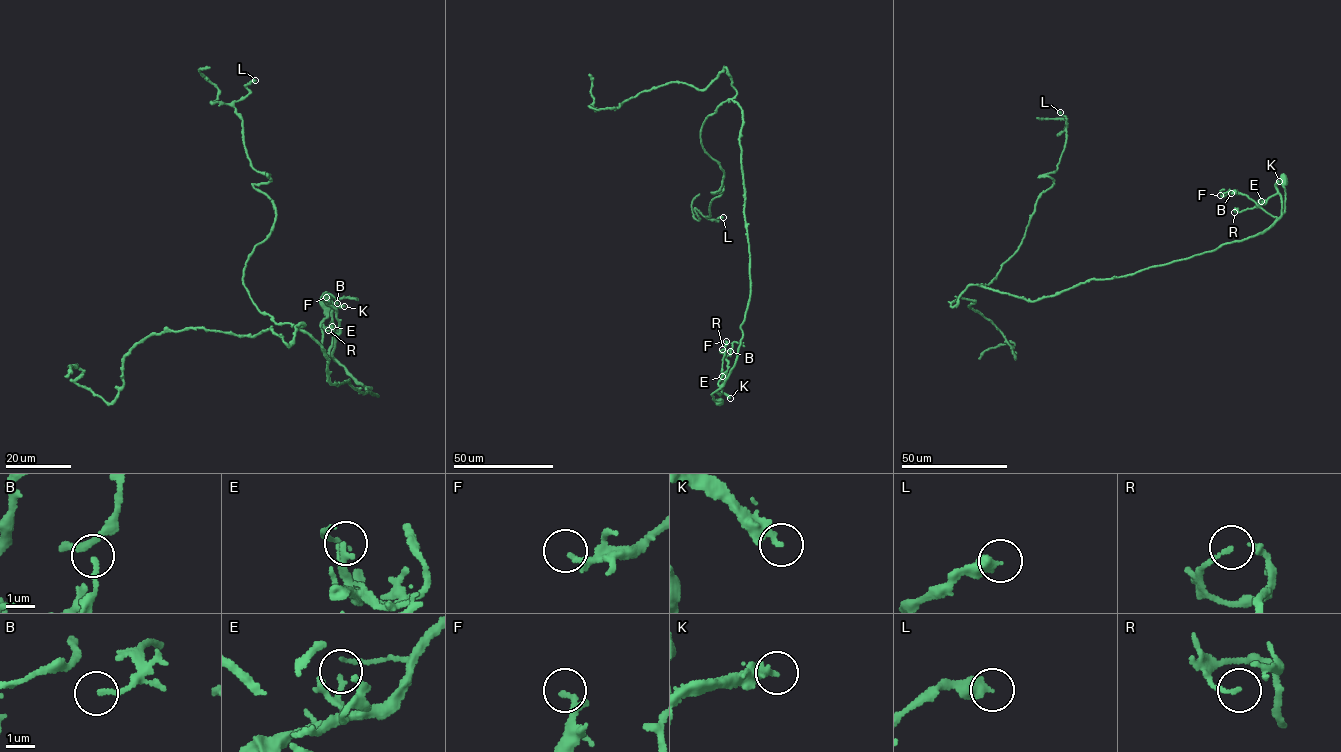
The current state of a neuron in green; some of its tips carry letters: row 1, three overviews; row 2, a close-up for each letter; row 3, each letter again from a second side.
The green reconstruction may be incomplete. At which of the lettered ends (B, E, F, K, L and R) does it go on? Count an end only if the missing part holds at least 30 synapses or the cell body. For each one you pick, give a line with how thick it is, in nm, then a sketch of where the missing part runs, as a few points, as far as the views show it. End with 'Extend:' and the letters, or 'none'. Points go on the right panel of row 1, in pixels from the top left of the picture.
K: Thickness 340 nm. Course of what is missing: (1279, 181), (1282, 176), (1265, 175), (1257, 181), (1224, 182), (1223, 176)
Extend: K

